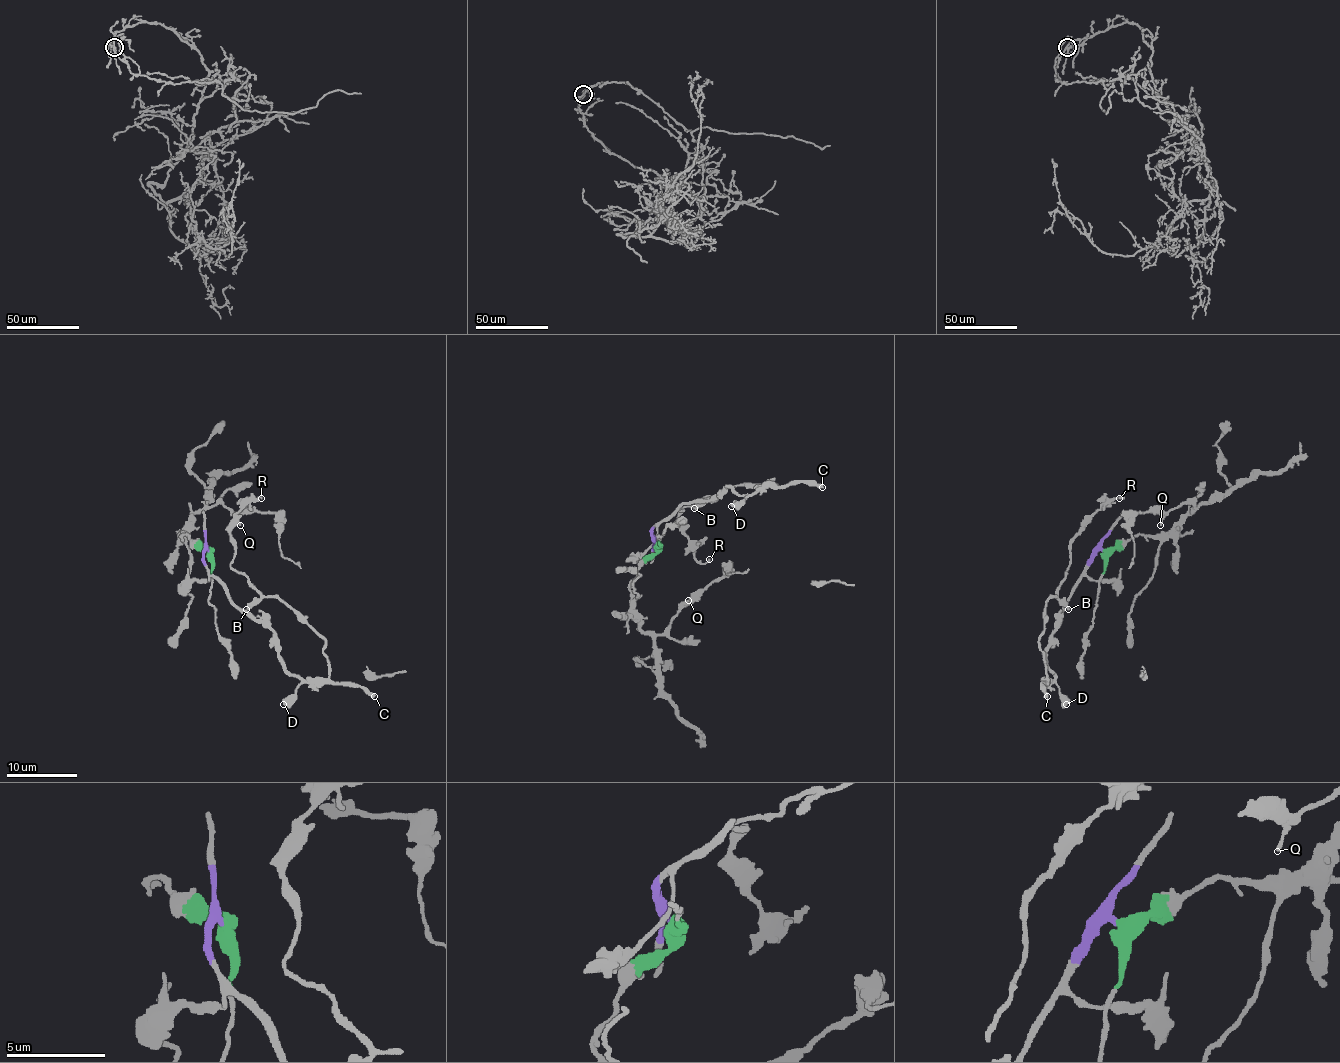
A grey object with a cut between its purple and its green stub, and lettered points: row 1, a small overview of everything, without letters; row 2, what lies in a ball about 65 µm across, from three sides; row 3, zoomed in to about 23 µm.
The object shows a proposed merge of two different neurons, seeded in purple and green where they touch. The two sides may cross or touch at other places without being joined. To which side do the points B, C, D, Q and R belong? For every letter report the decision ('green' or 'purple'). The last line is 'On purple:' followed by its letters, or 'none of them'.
B: purple
C: purple
D: purple
Q: green
R: purple
On purple: B, C, D, R

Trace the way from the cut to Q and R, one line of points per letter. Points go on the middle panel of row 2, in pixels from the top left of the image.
Q: (657, 543), (657, 550), (639, 568), (629, 587), (630, 615), (644, 631), (660, 633), (676, 610), (689, 600)
R: (657, 543), (651, 531), (683, 504), (773, 480), (678, 510), (694, 557), (710, 559)

